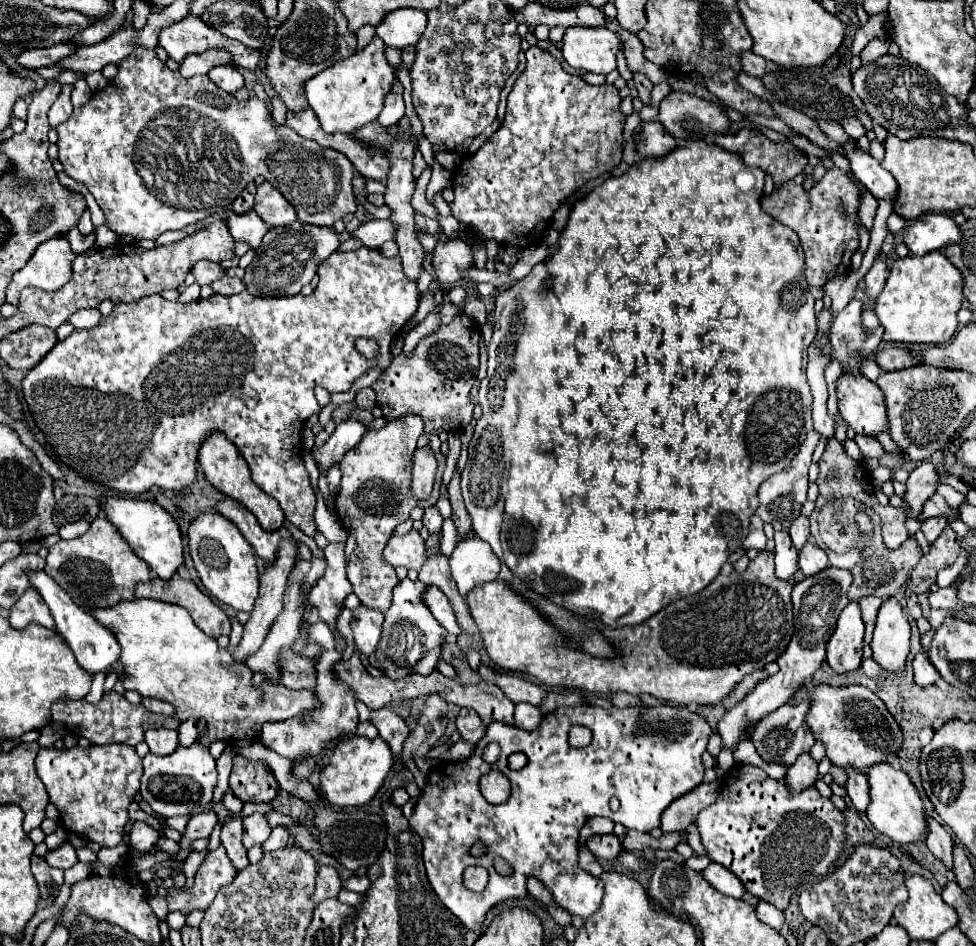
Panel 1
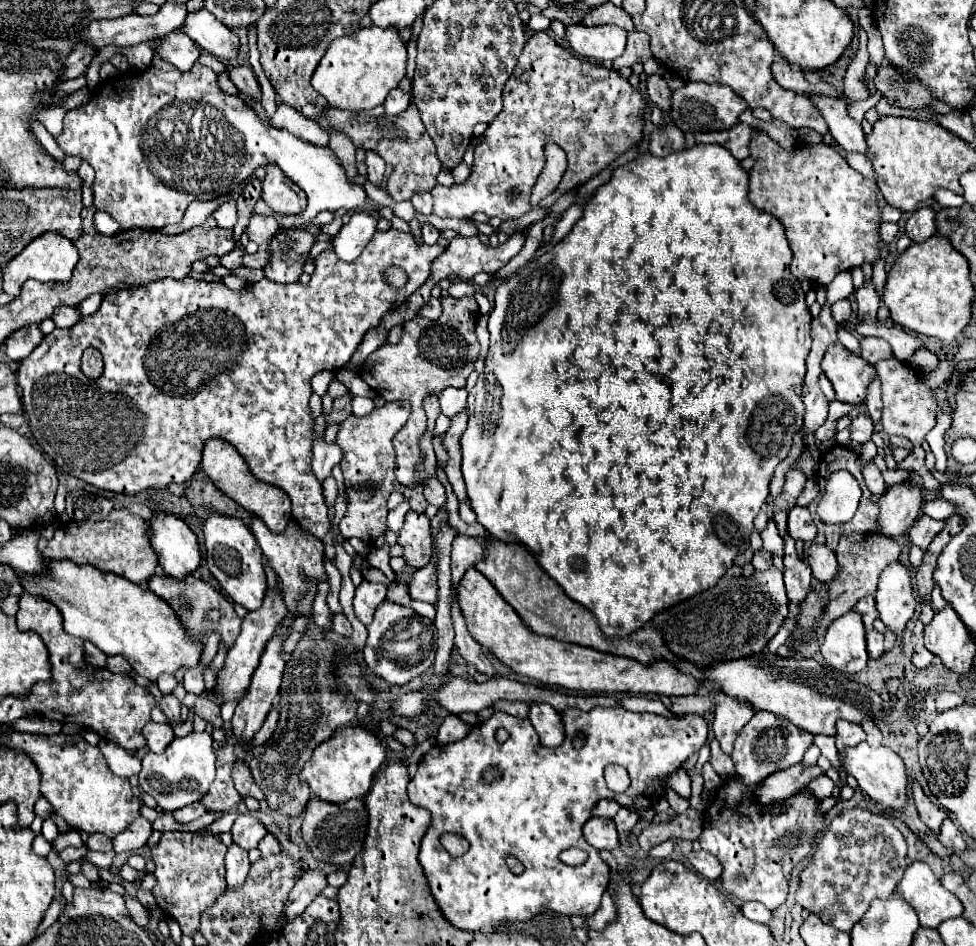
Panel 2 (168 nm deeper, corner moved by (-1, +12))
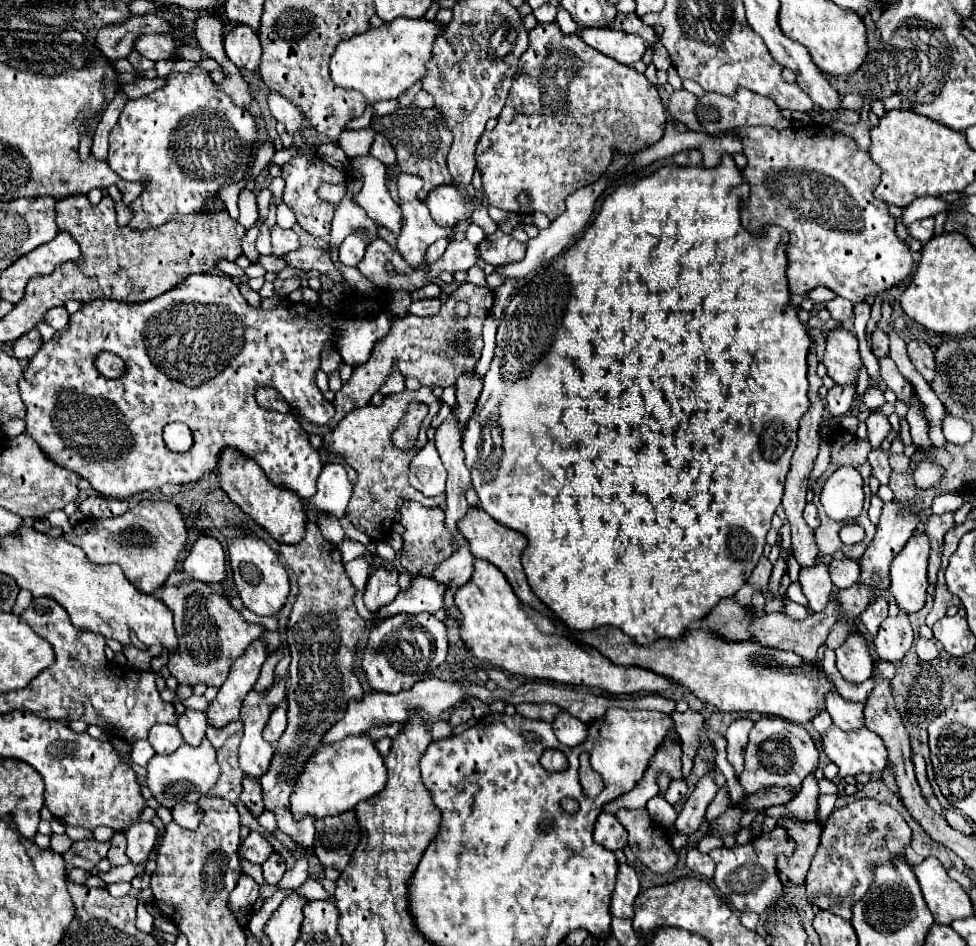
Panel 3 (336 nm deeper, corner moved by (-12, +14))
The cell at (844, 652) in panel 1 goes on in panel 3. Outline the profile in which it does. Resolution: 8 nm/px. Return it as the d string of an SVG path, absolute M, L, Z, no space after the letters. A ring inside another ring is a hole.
M852 634L836 650L836 664L844 680L852 684L862 684L872 676L872 658L866 648L866 638Z

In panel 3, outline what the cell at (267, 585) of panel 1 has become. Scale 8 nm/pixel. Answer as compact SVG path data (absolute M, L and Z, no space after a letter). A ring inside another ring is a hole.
M258 640L246 650L242 658L238 658L238 662L234 662L226 682L218 690L218 696L206 710L208 726L220 730L240 718L242 702L256 684L264 660L266 660L266 646Z

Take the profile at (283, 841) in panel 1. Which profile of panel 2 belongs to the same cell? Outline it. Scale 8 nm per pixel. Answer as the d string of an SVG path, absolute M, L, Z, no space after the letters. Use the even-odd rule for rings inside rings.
M267 832L267 836L259 842L257 848L261 850L261 856L267 856L267 854L279 852L281 850L281 844L279 844L279 838L273 832Z

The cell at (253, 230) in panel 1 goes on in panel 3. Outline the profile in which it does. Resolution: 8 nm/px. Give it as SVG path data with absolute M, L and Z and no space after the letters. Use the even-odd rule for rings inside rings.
M274 226L274 228L270 230L270 234L272 234L274 256L278 256L278 258L282 258L282 256L286 256L288 252L300 248L300 240L298 240L298 236L296 236L294 230L286 230L286 228Z

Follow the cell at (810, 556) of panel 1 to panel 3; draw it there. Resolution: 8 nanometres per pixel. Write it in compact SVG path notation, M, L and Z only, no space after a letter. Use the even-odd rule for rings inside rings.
M832 560L830 562L830 578L838 590L850 588L860 578L860 566L854 560Z

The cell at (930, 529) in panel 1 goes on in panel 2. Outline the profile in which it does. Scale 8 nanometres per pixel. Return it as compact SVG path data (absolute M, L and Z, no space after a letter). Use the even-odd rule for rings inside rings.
M921 516L921 518L913 524L913 528L909 530L909 538L911 538L911 542L913 542L915 546L919 546L919 548L925 550L925 548L931 544L933 536L935 536L941 528L943 528L943 522L941 522L941 520L933 520L933 518L929 518L929 516Z

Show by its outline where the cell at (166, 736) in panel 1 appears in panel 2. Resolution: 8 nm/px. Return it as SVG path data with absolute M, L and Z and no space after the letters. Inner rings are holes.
M155 722L145 724L143 734L147 738L149 750L153 750L153 752L163 752L175 738L173 728L169 724L155 724Z

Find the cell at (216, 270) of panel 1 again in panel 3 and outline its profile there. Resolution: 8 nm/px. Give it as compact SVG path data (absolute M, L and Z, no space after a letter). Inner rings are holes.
M260 256L258 264L262 264L268 272L280 272L280 270L284 270L288 266L282 258L276 258L276 256Z

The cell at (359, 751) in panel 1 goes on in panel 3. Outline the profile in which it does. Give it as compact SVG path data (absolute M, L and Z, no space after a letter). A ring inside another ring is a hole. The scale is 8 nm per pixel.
M350 736L334 744L322 744L318 750L314 750L312 758L308 758L304 770L296 778L296 786L290 794L290 810L296 820L302 820L306 816L314 820L338 816L352 810L358 802L378 794L384 784L386 766L374 742L366 736Z

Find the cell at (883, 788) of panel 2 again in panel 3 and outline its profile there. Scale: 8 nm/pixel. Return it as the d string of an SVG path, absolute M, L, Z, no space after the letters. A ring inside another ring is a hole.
M832 724L820 736L820 742L824 754L840 768L842 776L856 776L862 772L878 776L888 764L888 752L882 738L866 726L846 732Z

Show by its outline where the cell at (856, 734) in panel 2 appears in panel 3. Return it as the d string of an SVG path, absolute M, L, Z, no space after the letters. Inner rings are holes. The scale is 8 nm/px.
M838 692L826 694L826 710L832 716L832 722L842 728L842 730L856 730L864 726L864 714L862 714L864 704L850 702L842 698Z

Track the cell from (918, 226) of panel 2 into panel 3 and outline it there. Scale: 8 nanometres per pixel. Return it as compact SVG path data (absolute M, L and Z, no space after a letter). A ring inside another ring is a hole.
M924 218L924 220L918 220L910 226L906 226L908 234L916 240L920 240L922 244L928 242L932 236L934 236L934 218Z

